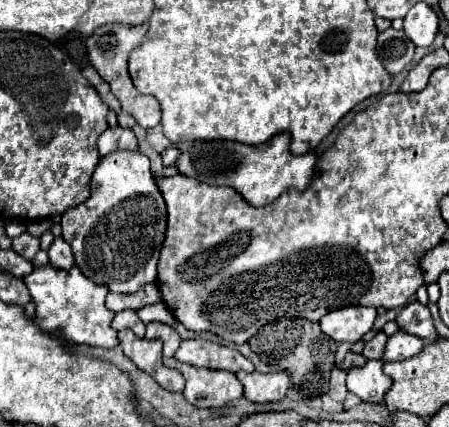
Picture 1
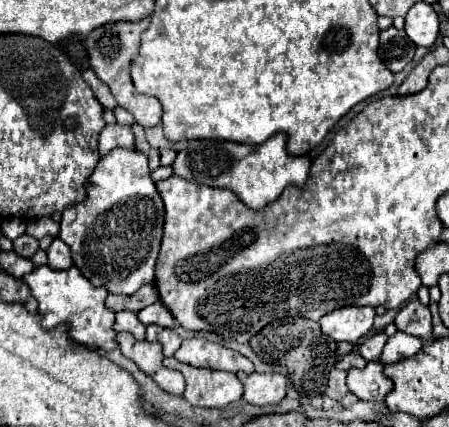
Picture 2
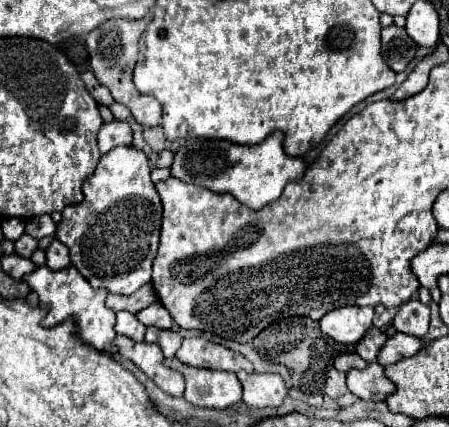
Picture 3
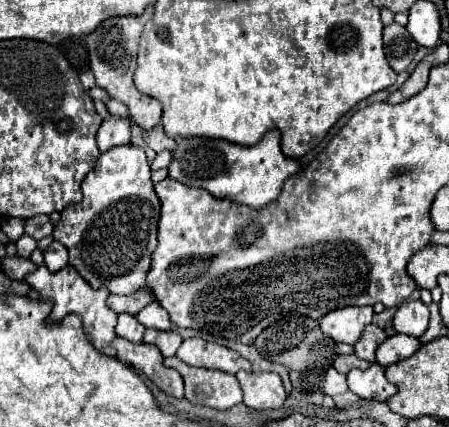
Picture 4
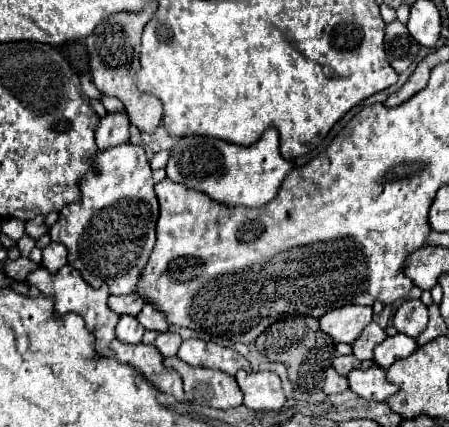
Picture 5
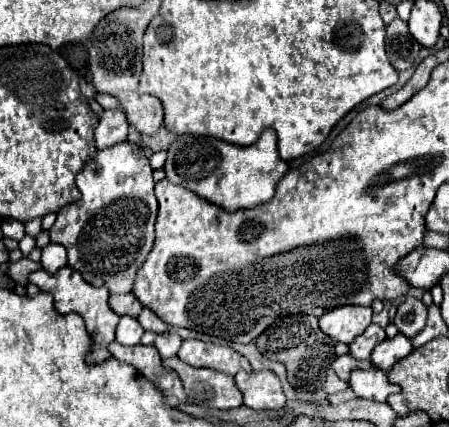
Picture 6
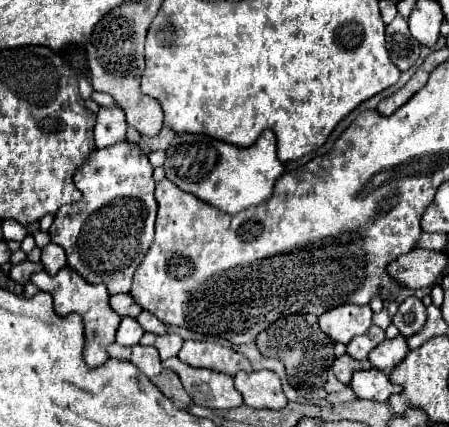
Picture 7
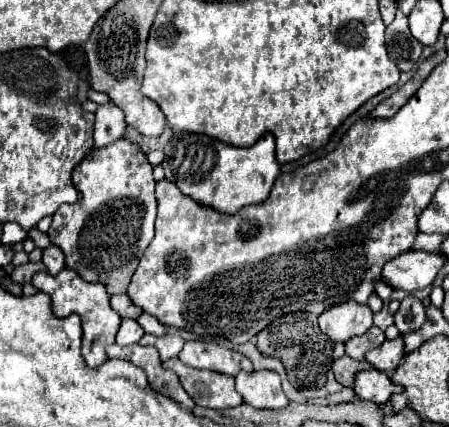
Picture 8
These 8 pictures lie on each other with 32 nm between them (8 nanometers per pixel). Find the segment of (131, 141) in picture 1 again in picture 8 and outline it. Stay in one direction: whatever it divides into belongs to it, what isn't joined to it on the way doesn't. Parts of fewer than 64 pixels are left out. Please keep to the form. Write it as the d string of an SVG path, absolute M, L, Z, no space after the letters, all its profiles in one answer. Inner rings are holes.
M114 104L98 106L96 110L96 124L94 124L94 144L96 148L108 146L120 138L124 138L126 122L124 112Z

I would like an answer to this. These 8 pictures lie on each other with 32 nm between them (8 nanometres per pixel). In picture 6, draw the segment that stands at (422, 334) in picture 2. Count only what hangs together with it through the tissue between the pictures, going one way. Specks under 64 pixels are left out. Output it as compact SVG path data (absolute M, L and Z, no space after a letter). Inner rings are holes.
M406 298L400 306L398 312L394 316L394 326L398 328L398 332L402 332L408 338L414 338L416 334L420 334L426 326L426 306L422 304L422 300L416 298Z

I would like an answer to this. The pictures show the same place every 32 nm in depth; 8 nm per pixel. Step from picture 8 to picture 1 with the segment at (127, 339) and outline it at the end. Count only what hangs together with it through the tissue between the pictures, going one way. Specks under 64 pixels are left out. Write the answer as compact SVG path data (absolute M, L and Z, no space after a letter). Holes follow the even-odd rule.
M122 310L122 312L118 312L116 316L114 316L114 320L112 320L112 328L114 330L132 330L136 336L140 336L140 338L144 338L144 322L136 316L136 312L134 310Z

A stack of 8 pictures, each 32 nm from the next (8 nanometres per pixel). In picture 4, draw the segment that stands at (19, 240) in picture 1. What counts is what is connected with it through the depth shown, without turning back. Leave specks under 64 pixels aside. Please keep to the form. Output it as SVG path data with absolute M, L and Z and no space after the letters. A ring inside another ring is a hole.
M22 236L20 240L16 240L16 248L18 248L18 254L22 256L22 258L30 258L30 254L32 254L32 250L36 248L36 240L32 238L32 236Z

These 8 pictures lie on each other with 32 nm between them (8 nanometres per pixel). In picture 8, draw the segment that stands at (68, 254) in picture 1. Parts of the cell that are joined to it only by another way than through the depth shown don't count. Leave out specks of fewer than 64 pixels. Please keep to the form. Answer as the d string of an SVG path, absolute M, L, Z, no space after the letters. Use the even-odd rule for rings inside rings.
M50 244L50 246L44 250L44 254L42 254L42 262L44 262L46 270L48 270L52 276L56 276L56 274L64 268L64 252L62 252L60 248L56 248L54 244Z

